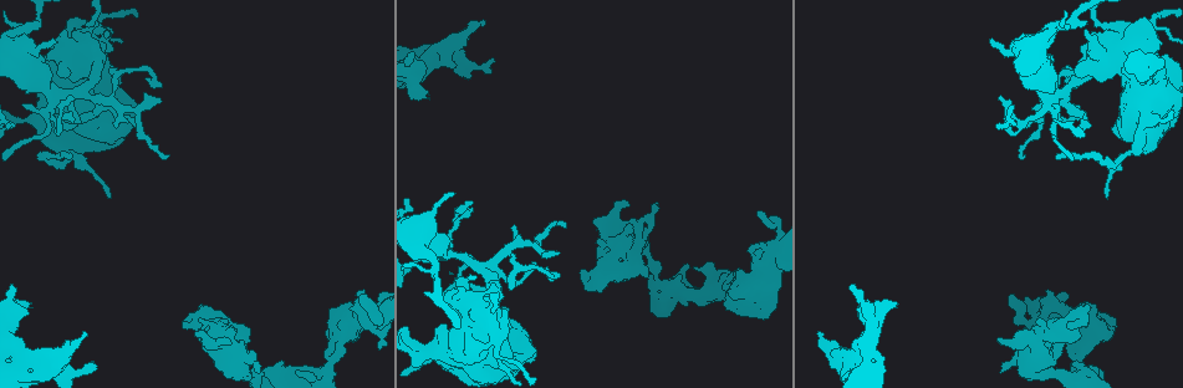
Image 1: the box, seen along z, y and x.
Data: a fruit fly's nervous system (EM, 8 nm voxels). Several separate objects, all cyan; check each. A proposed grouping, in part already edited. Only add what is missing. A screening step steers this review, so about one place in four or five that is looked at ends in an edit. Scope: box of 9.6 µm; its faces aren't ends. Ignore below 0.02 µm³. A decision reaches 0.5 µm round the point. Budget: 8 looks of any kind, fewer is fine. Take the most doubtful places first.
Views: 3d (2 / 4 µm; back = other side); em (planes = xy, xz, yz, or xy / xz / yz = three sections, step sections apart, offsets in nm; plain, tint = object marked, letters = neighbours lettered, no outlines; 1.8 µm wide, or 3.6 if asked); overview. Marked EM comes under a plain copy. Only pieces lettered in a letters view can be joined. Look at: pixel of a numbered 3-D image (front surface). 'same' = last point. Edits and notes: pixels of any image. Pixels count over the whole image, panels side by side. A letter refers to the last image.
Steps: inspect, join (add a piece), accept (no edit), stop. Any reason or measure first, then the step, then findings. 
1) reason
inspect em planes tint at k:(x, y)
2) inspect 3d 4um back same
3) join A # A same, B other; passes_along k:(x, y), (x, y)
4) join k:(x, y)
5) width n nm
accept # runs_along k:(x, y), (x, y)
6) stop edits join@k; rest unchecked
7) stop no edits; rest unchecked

thick end
inspect 3d 4um at 1:(425, 97)

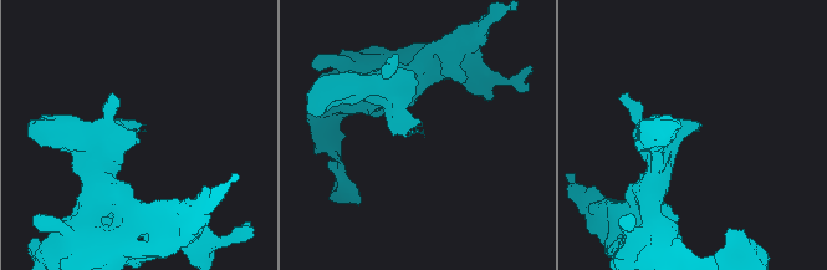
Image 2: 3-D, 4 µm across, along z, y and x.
inspect em xy step 8 tint at 2:(420, 132)

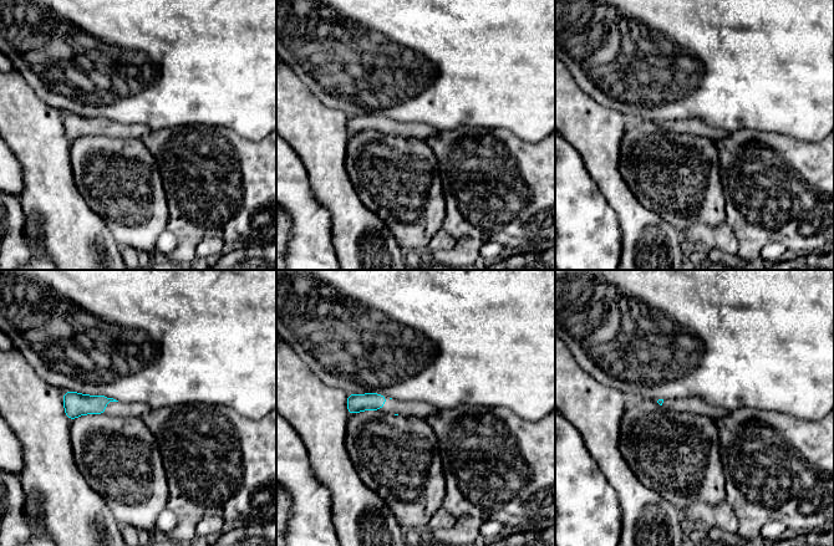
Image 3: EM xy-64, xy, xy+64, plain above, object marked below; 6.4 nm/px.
cut it another way
inspect em planes letters same

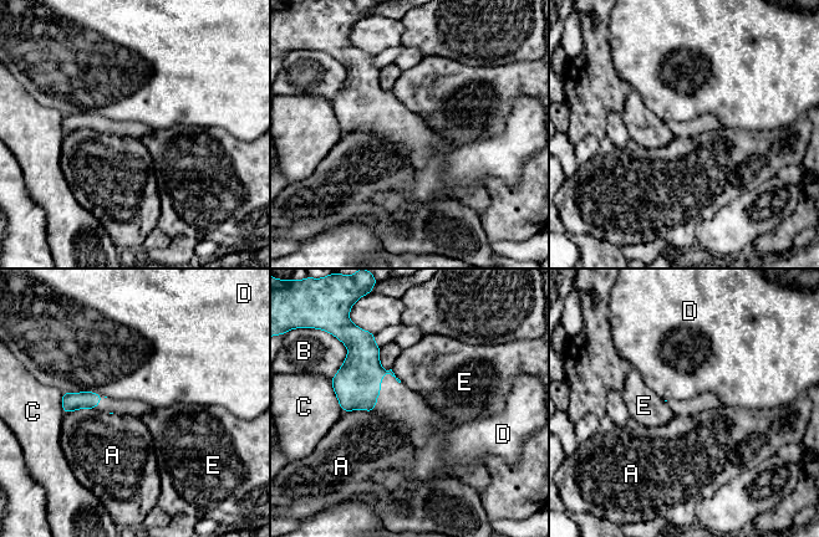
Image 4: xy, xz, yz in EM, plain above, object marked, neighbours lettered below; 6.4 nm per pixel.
longest_contact D 260 nm
accept # A other, B other, C other, D other, E other; border 4:(344, 412), (362, 409), (372, 413); no lettered piece goes on from it

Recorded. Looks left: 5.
free end
inspect em planes letters at 1:(94, 365)

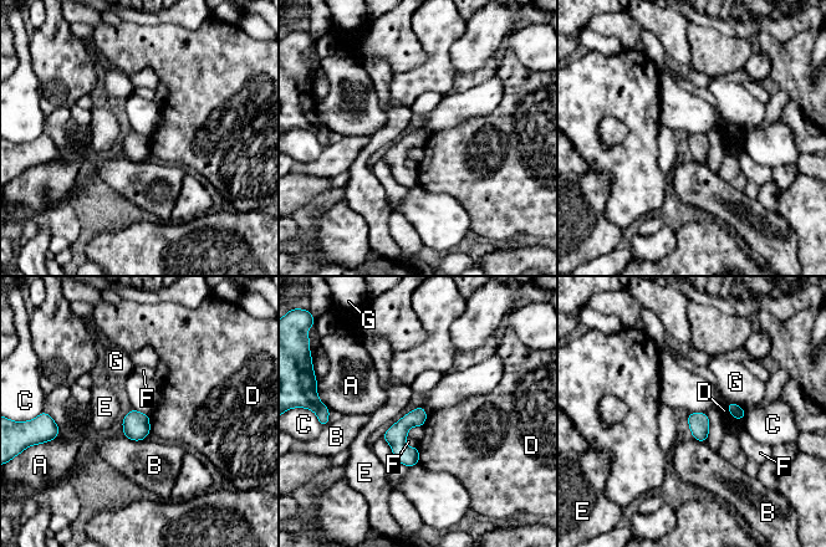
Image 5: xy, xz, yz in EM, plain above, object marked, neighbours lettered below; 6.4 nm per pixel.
accept # A other, B other, C other, D other, E other, F other, G other; border 5:(727, 403), (729, 413), (743, 419); no lettered piece goes on from it

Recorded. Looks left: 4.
three arms meet
inspect 3d 4um at 1:(265, 376)

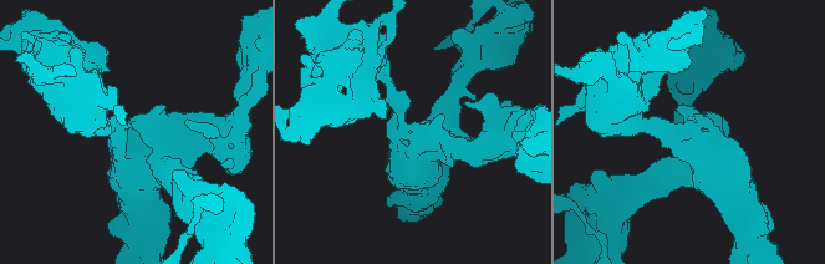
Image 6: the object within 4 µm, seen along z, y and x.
now the EM
inspect em xz step 8 tint at 6:(406, 128)

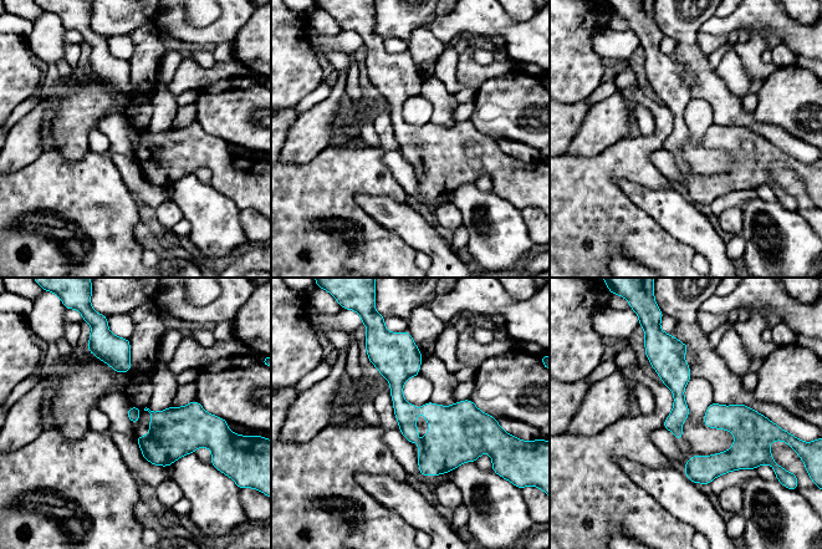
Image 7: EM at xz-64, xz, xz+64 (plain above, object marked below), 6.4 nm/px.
cut it another way
inspect em planes letters same

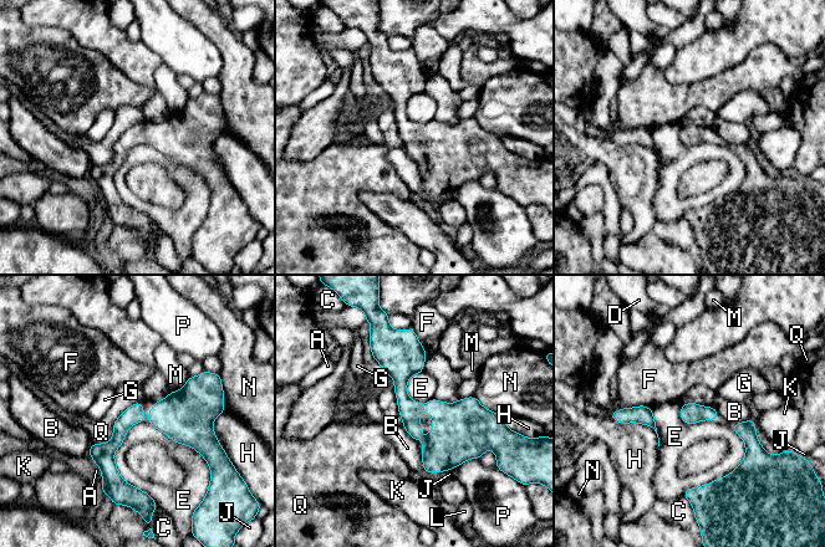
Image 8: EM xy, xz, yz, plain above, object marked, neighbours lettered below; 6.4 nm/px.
accept # A other, B other, C other, D other, E other, F other, G other, H other, J other, K other, L other, M other, N other, P other, Q other; border 8:(732, 425), (743, 460), (682, 495); no lettered piece goes on from it

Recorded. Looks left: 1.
sudden change in width
inspect em 3.6um planes letters at 1:(87, 35)

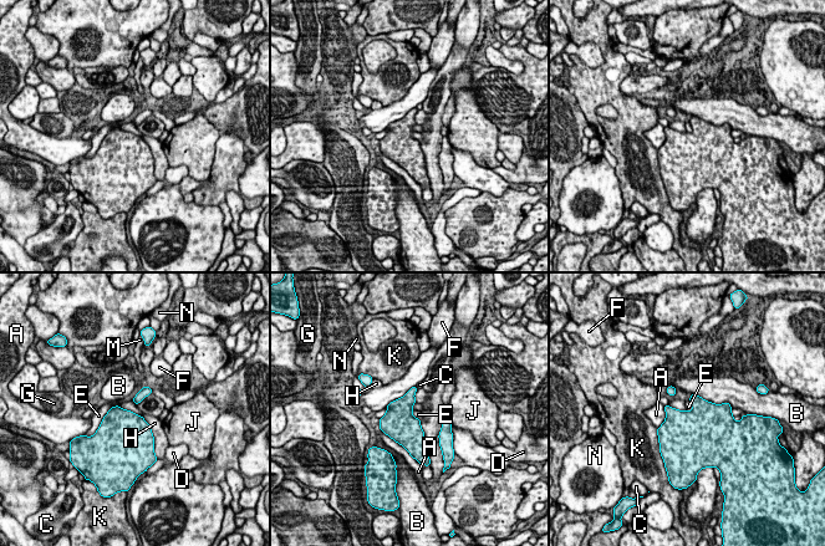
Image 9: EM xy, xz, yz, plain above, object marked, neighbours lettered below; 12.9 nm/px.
width 340 nm
accept # A other, B other, C other, D other, E other, F other, G other, H other, J other, K other, M other, N other; border 9:(141, 416), (113, 406), (93, 434); no lettered piece goes on from it

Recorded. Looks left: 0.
stop no edits; rest unchecked

